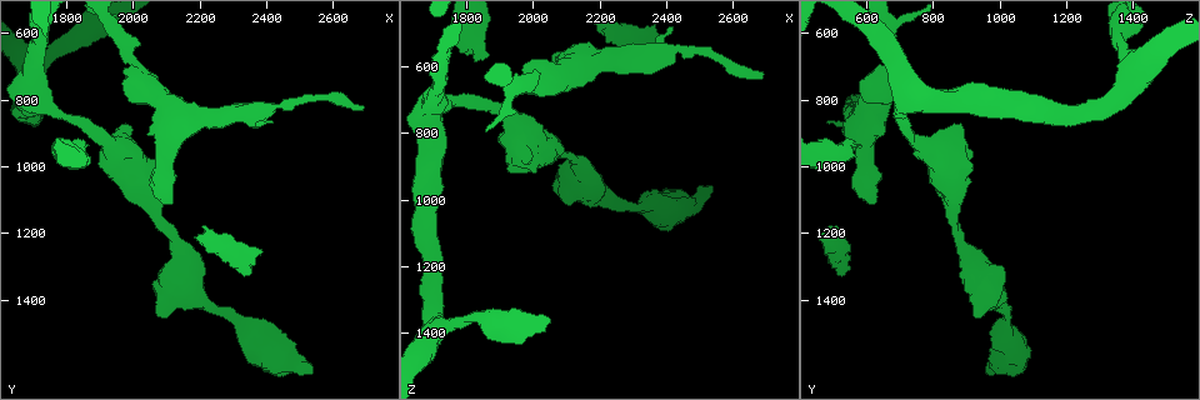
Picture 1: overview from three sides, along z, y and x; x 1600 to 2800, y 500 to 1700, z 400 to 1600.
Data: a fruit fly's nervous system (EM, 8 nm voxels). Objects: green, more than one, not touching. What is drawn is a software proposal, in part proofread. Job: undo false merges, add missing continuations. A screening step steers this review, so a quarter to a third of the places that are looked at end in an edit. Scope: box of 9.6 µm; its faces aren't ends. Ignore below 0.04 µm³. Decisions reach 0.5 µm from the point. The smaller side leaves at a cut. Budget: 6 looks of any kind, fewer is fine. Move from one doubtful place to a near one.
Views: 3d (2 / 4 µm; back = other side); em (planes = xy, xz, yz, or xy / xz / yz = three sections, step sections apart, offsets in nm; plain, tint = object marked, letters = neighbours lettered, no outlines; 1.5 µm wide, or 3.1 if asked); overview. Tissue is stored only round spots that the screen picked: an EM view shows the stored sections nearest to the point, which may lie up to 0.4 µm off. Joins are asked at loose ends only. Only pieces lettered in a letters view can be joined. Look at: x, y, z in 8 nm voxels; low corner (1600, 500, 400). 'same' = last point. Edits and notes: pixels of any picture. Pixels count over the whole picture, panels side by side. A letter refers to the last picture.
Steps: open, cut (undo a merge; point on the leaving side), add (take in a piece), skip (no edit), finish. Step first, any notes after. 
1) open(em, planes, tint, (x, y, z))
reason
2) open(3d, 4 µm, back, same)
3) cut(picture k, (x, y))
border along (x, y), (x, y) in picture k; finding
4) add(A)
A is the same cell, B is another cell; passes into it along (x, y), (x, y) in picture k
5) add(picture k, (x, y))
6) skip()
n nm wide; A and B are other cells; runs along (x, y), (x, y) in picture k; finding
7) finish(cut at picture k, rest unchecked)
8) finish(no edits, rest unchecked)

open(em, yz, step 8, tint, (2540, 1610, 960))
thick end

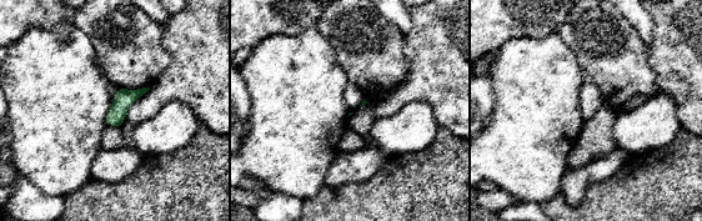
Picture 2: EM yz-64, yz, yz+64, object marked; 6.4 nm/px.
open(em, planes, letters, same)
cut it another way

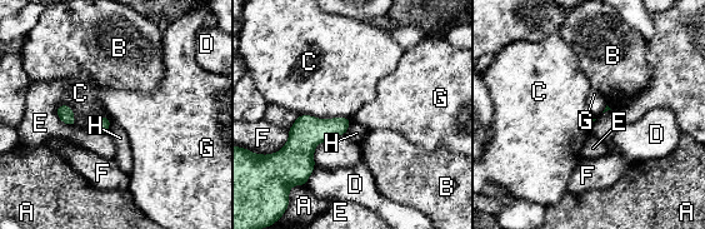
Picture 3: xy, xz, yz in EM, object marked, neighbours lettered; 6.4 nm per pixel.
skip()
C touches over 320 nm; A, B, C, D, E, F, G and H are other cells; border along (348, 118), (350, 122) in picture 3; none of them fits

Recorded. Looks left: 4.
open(3d, 4 µm, (2050, 1080, 850))
thick turns thin

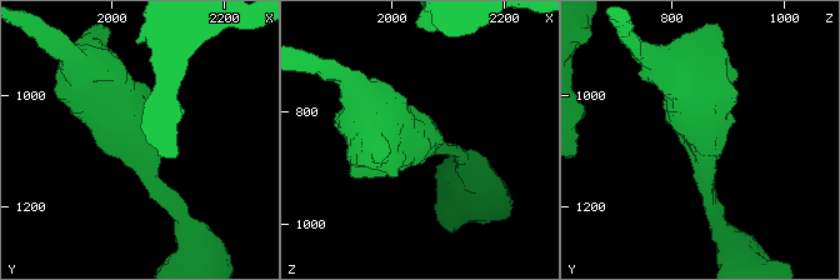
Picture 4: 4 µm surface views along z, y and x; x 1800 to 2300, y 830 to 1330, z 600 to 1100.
open(em, xz, step 4, tint, same)

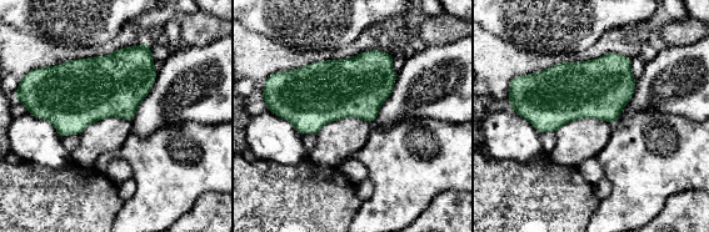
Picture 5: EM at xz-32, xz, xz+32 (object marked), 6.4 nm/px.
open(em, planes, letters, same)

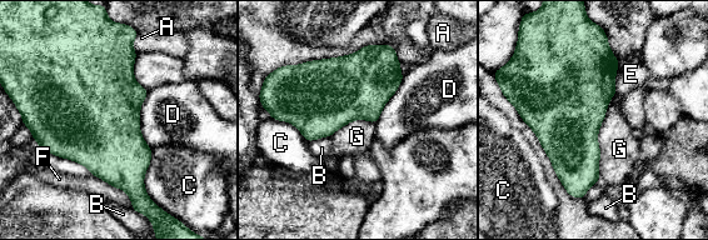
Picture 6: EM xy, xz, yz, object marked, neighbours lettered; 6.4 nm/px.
skip()
420 nm wide; G touches over 600 nm; A, B, C, D, E, F and G are other cells; all the same cell

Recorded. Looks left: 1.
open(em, yz, step 8, letters, (2070, 1450, 920))
thick end

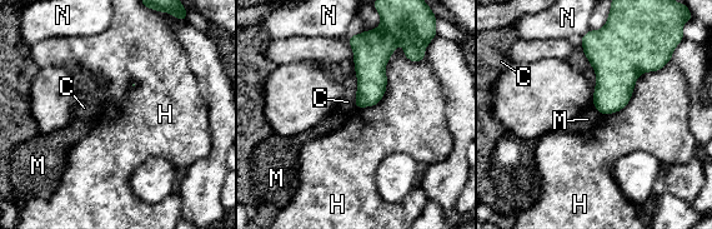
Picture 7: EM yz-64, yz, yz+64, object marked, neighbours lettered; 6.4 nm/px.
skip()
H touches over 550 nm; C, H, M and N are other cells; no lettered piece goes on from it

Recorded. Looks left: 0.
finish(no edits, rest unchecked)

